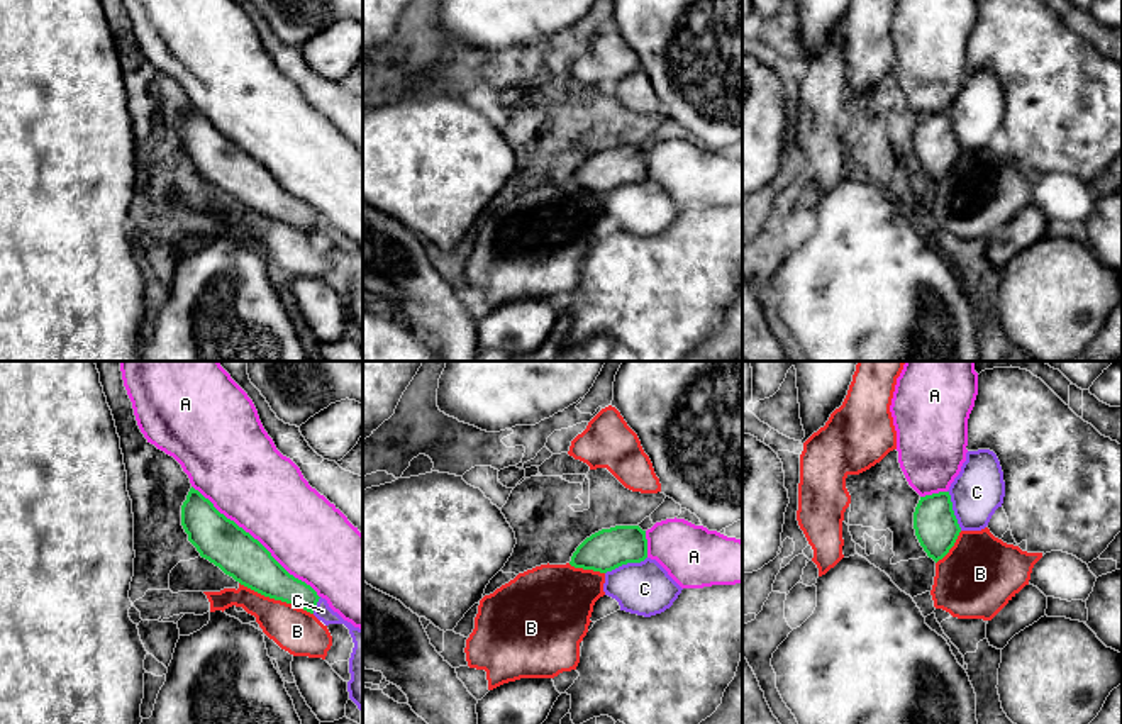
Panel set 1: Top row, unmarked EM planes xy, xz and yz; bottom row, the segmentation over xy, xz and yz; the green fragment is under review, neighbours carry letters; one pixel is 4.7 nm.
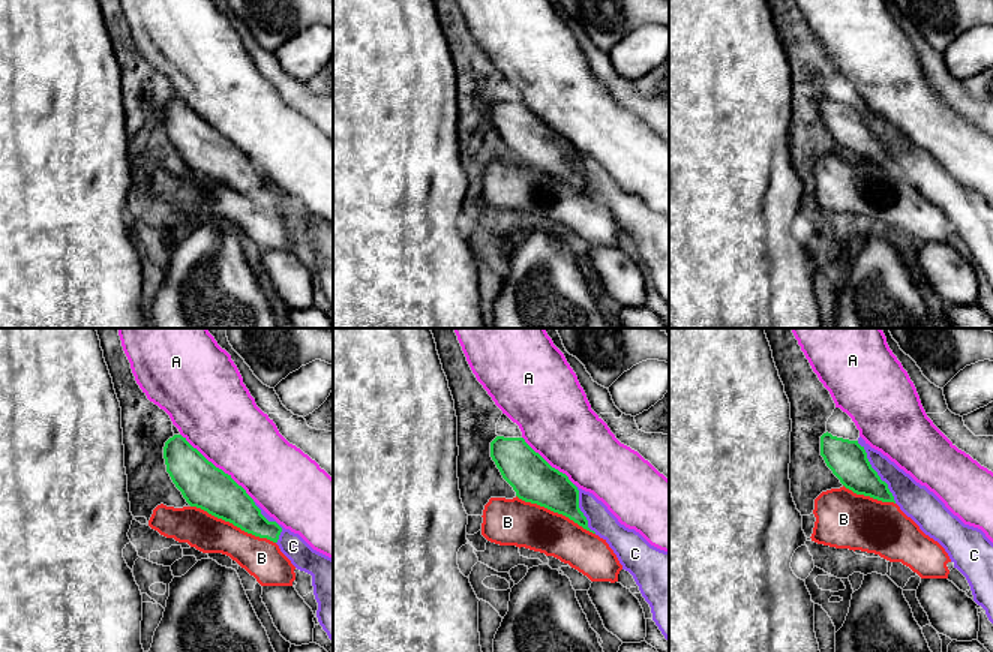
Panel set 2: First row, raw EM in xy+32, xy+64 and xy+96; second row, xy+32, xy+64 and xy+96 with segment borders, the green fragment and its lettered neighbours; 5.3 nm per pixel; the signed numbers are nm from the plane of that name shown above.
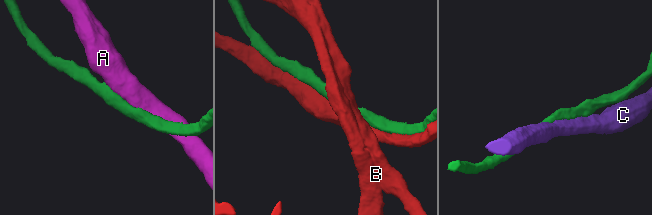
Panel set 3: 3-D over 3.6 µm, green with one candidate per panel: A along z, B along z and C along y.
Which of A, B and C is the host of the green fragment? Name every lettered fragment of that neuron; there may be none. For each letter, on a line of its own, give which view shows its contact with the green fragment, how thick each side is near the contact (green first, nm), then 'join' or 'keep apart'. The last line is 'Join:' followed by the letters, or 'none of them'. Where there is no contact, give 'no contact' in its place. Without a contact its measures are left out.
A: xy | 220/400 nm | keep apart
B: xy | 220/220 nm | join
C: xz | 190/260 nm | keep apart
Join: B

